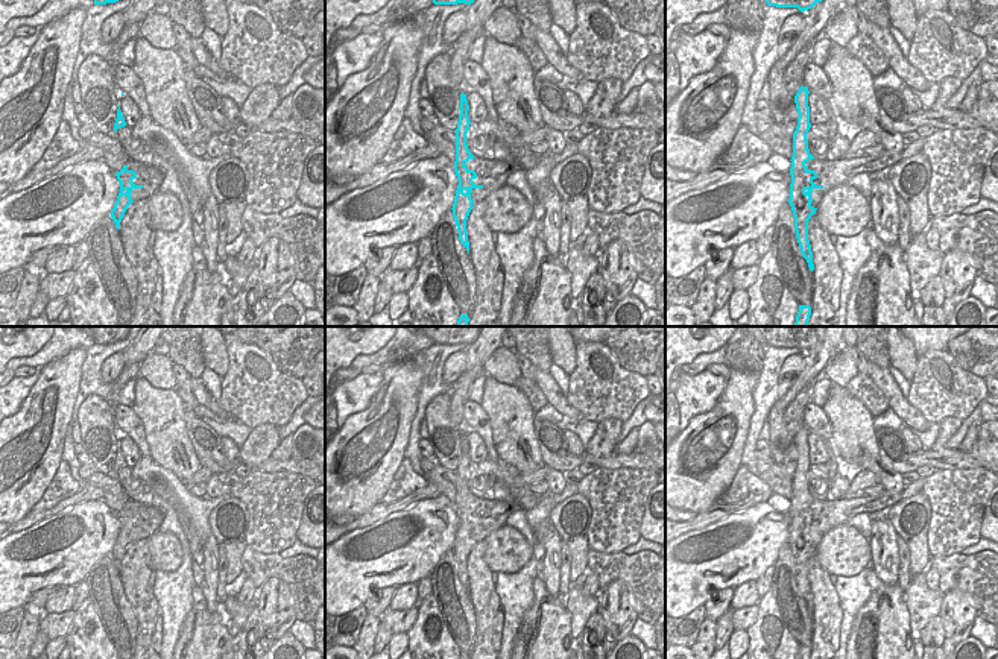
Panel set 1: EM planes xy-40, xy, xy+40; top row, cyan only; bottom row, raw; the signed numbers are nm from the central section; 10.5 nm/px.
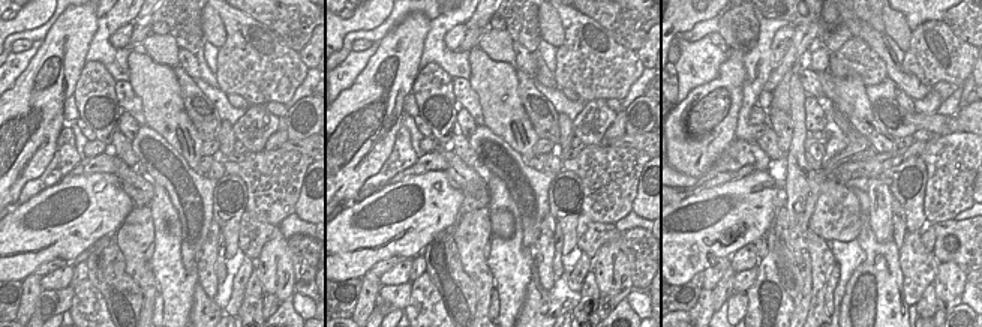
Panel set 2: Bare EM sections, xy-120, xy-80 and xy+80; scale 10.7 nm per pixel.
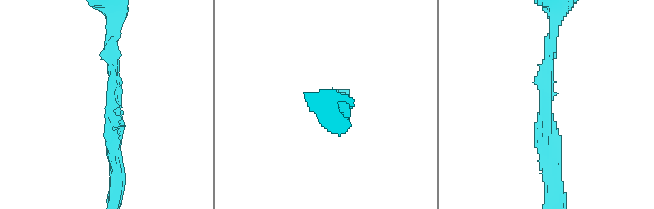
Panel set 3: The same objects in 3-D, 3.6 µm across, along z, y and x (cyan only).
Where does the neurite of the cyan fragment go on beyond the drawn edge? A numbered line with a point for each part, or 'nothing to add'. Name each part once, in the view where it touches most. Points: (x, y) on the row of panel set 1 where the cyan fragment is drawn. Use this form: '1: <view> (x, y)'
nothing to add

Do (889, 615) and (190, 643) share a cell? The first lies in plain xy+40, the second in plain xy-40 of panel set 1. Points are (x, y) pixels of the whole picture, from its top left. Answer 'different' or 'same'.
same

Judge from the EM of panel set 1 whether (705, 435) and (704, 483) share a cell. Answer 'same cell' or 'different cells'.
same cell

